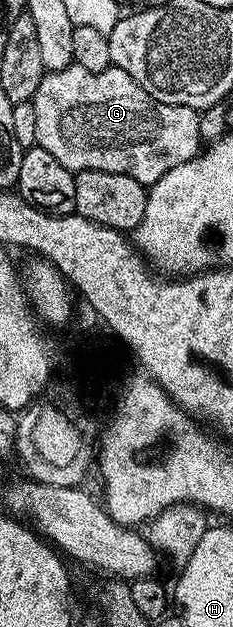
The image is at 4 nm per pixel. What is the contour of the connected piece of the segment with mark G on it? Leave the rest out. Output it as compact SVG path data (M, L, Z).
M72 64L63 70L43 74L32 105L36 116L37 145L52 152L52 156L56 156L64 168L75 172L120 172L124 176L132 176L132 180L140 180L140 184L147 188L160 180L160 176L172 172L172 168L198 157L204 140L198 124L199 111L187 106L164 104L148 96L148 92L144 92L144 88L140 88L140 84L136 84L128 72L113 64L104 72L88 72L88 68Z

